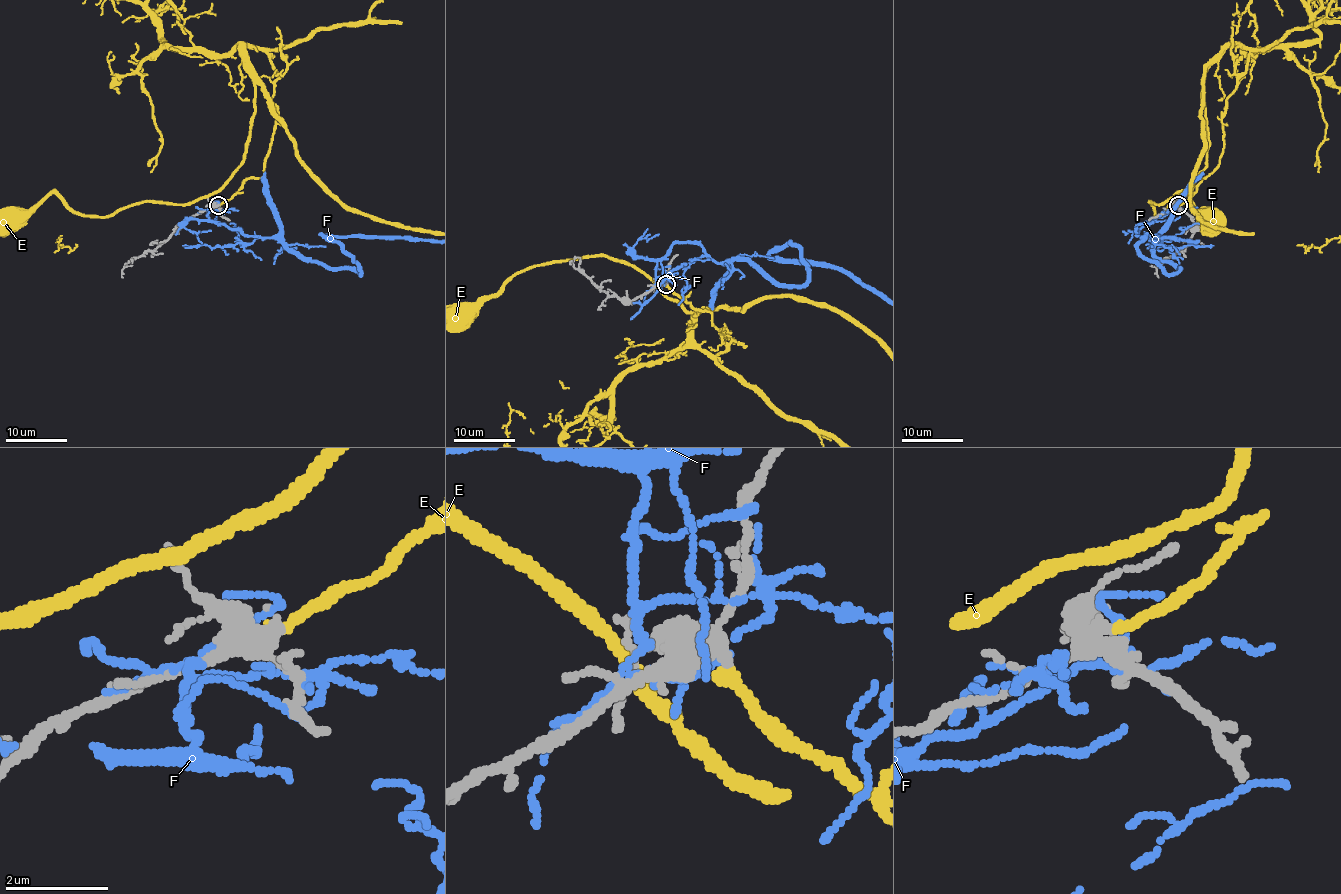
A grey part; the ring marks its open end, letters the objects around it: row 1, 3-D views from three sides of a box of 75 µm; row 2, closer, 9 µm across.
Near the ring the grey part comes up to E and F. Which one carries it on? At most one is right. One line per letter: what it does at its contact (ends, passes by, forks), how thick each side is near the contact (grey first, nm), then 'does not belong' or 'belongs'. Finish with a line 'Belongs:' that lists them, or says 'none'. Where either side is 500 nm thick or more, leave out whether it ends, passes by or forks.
E: it ends there; 320 nm thick on the grey side, 200 nm on the other; belongs
F: it passes by; 280 nm thick on the grey side, 110 nm on the other; does not belong
Belongs: E

